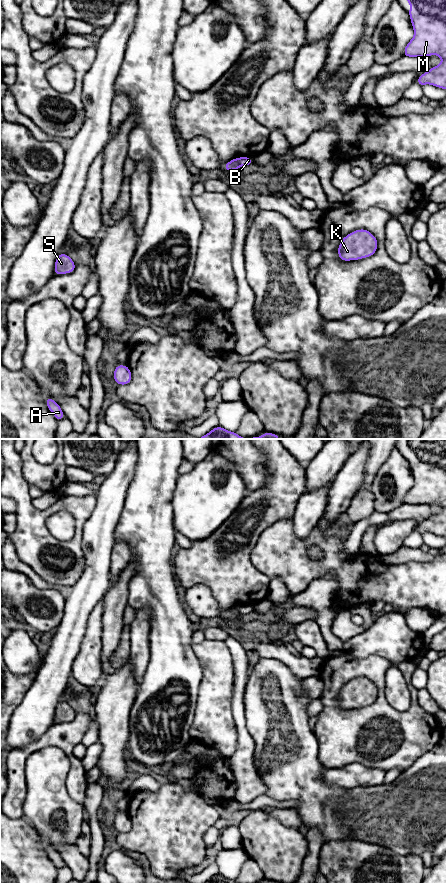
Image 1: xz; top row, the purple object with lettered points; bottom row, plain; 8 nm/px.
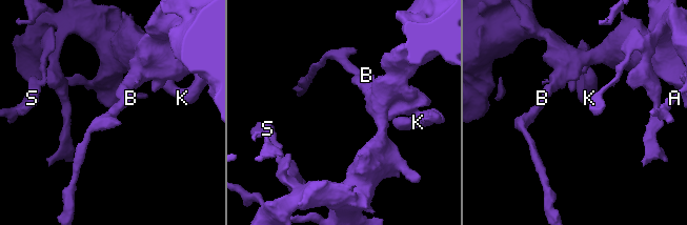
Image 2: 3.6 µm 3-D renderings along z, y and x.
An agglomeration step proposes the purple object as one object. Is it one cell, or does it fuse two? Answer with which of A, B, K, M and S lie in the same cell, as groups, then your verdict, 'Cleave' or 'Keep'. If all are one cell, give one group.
Groups: A K M S / B. Cleave

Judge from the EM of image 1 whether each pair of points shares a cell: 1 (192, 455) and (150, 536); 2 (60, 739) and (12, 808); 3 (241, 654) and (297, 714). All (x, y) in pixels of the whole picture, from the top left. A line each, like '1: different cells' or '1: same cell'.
1: different cells
2: same cell
3: different cells

